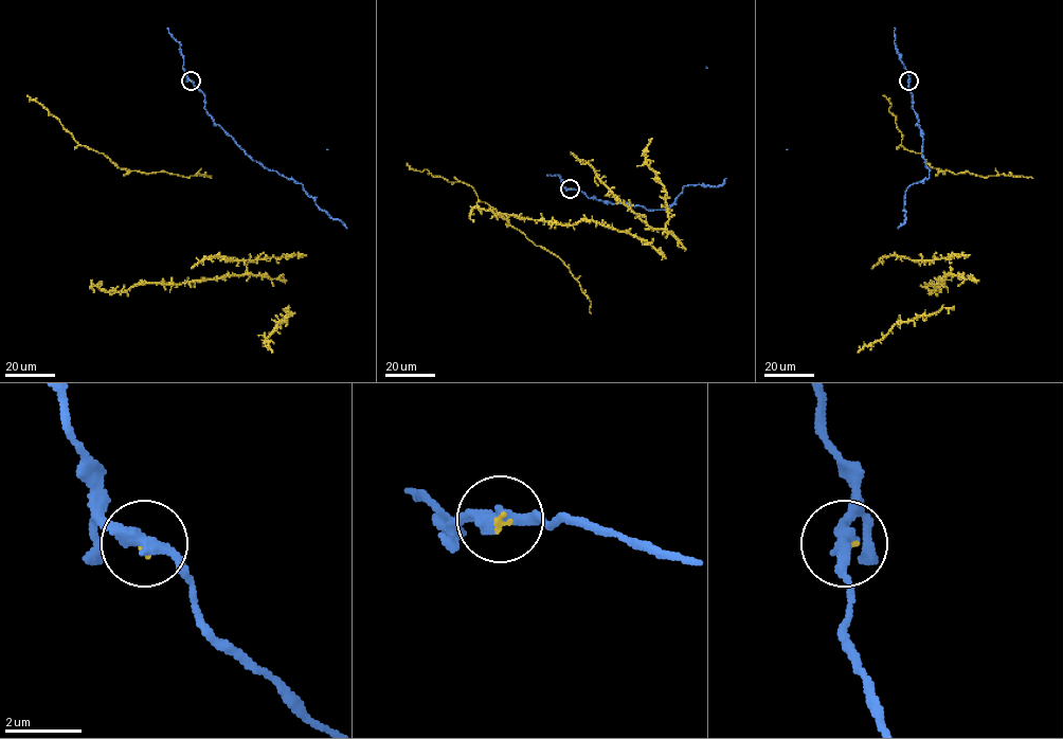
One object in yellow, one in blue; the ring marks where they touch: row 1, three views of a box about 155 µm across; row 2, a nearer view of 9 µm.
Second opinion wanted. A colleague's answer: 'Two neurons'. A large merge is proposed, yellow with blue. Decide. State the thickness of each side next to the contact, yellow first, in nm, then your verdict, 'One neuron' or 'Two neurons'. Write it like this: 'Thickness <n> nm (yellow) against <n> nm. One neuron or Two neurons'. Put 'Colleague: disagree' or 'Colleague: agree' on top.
Colleague: disagree
Thickness 70 nm (yellow) against 360 nm. One neuron

